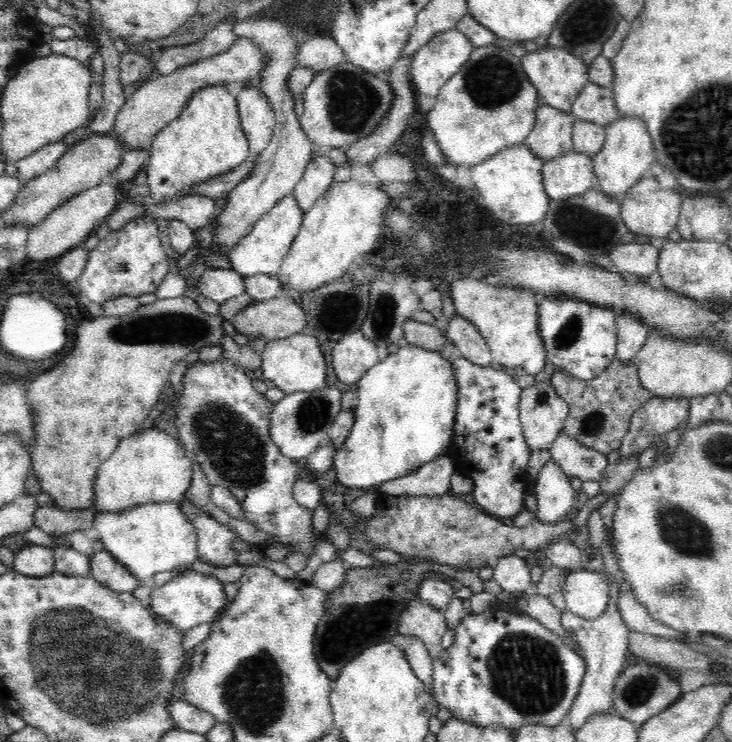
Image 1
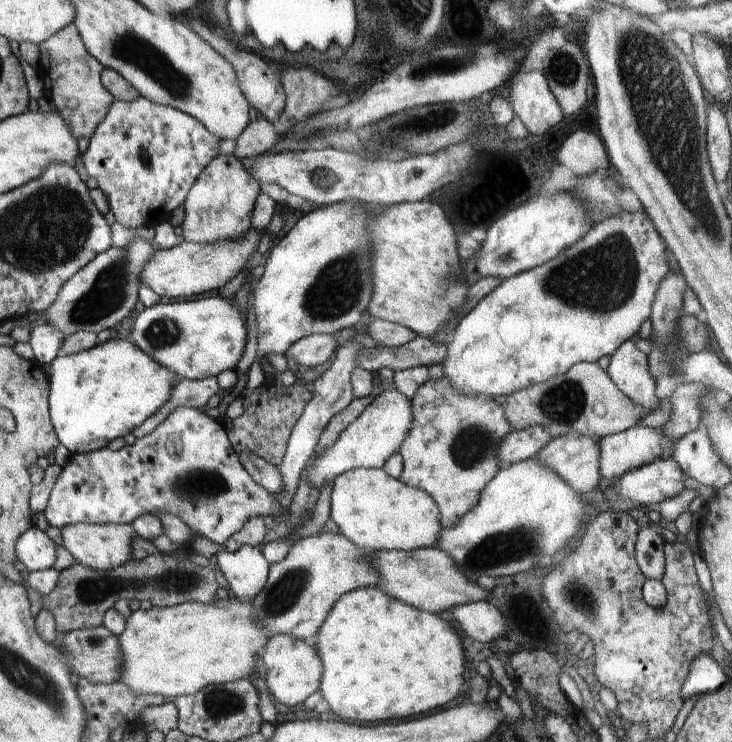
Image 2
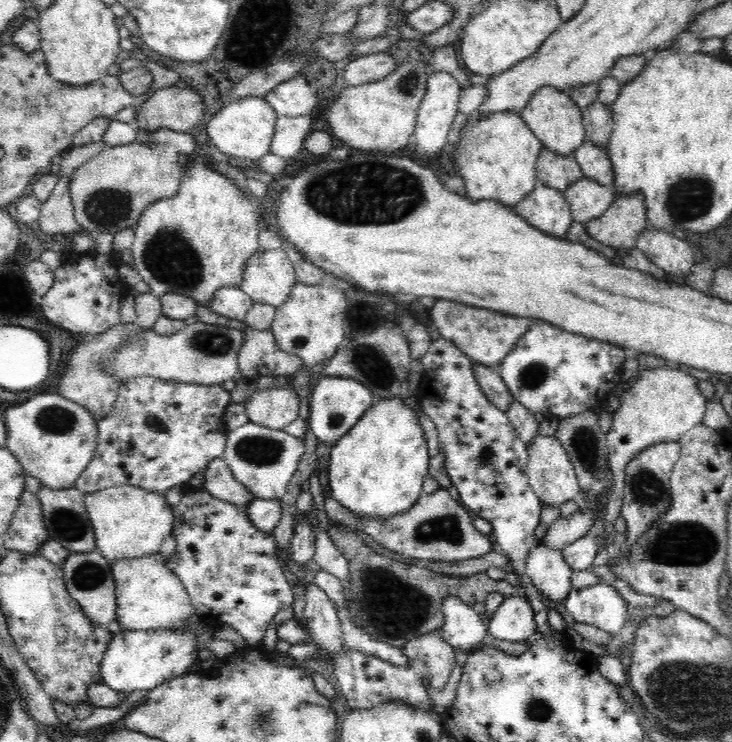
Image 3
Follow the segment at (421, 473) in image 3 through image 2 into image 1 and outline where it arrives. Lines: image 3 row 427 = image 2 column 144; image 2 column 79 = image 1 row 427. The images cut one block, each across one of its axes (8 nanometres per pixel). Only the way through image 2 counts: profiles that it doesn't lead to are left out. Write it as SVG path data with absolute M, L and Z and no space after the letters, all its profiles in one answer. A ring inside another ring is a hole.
M414 345L400 347L384 362L369 368L357 385L354 426L333 460L340 484L381 491L392 479L410 476L424 463L451 453L458 381L452 361L443 358L440 351Z

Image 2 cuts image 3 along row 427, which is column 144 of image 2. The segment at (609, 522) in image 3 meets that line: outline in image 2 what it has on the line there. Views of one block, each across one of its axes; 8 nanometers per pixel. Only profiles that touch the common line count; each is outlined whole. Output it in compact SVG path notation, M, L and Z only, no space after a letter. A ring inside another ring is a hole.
M225 598L202 604L190 601L172 607L151 607L138 609L127 618L124 632L118 636L120 656L124 672L120 682L124 682L132 692L152 692L166 696L192 695L210 684L231 683L241 678L252 679L260 665L260 652L270 640L264 628L256 622L254 600Z

